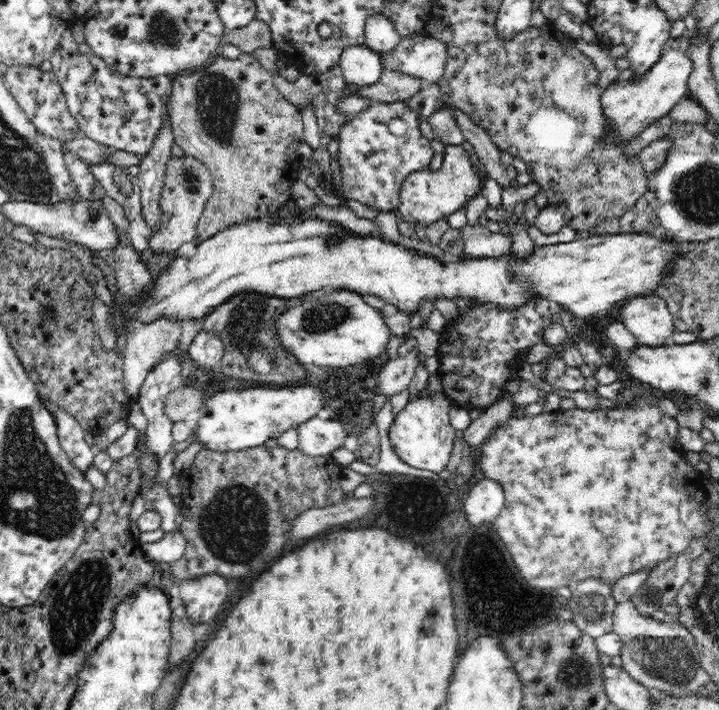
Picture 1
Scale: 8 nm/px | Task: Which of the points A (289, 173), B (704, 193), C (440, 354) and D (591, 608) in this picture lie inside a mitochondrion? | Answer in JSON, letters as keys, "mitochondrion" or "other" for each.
{"A":"other","B":"mitochondrion","C":"other","D":"mitochondrion"}

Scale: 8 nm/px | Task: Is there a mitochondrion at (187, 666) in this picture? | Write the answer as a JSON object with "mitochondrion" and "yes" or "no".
{"mitochondrion":"no"}

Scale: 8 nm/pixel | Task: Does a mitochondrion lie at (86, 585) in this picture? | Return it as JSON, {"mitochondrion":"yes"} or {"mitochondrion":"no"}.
{"mitochondrion":"yes"}

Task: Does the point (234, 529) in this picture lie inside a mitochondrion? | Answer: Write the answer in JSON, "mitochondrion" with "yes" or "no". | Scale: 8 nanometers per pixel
{"mitochondrion":"yes"}

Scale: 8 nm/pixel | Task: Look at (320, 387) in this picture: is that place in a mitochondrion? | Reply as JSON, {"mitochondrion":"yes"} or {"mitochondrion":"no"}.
{"mitochondrion":"no"}

